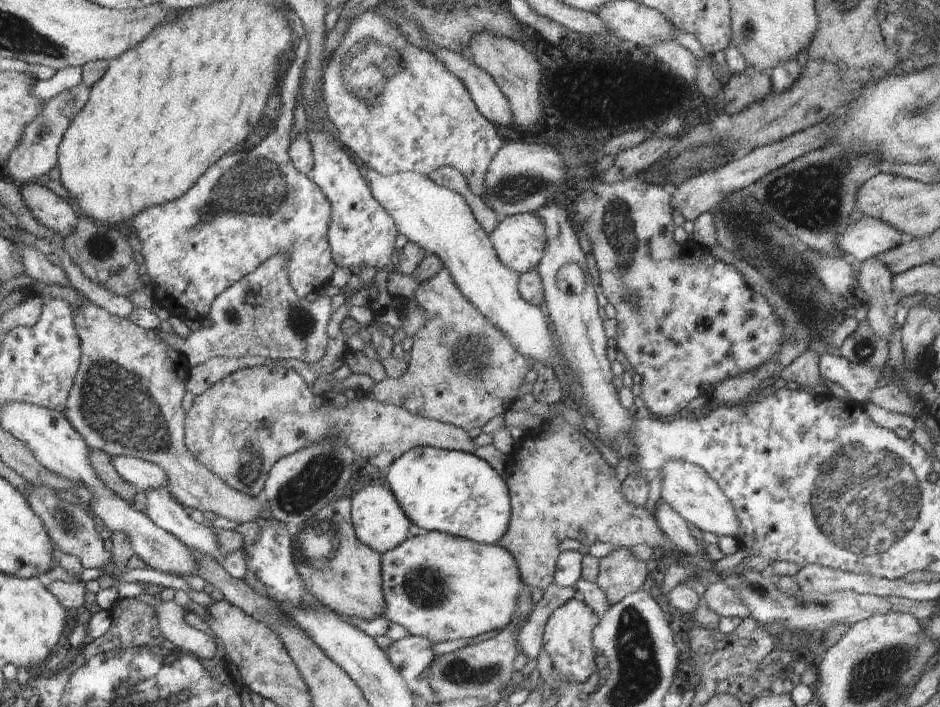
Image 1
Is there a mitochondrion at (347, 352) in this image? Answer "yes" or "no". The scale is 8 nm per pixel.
no

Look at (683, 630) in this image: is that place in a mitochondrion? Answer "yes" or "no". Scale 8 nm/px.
no

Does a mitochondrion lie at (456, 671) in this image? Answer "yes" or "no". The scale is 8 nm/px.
yes

